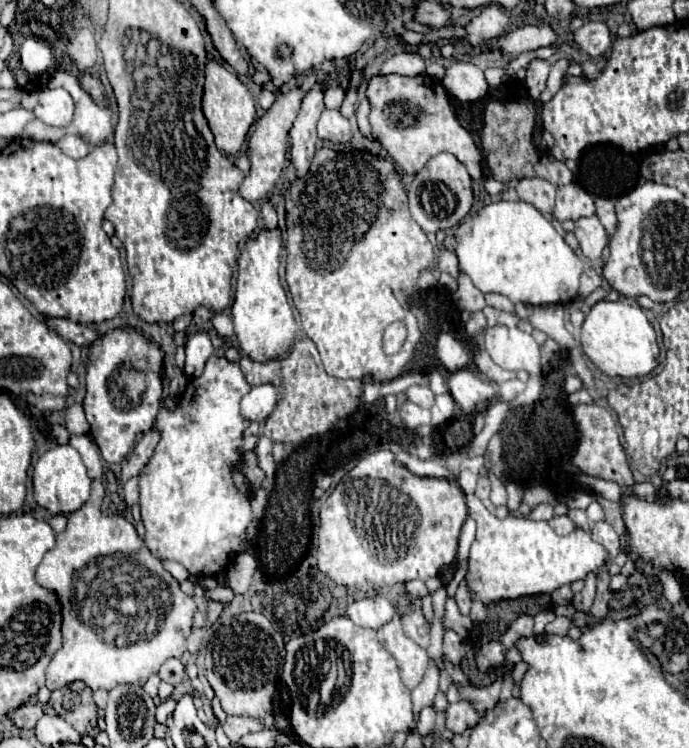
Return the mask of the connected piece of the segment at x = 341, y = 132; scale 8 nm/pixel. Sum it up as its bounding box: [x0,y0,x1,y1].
[317,113,351,145]

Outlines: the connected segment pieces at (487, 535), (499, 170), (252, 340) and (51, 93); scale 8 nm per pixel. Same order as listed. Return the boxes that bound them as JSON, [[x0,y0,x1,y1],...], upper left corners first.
[[467,495,607,605],[479,101,573,187],[231,227,297,361],[37,89,73,127]]

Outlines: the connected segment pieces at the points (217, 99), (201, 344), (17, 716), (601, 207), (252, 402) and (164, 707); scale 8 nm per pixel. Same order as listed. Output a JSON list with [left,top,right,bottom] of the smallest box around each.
[[203,61,255,155],[185,333,213,377],[11,705,43,729],[595,197,617,235],[241,383,277,421],[156,697,177,723]]

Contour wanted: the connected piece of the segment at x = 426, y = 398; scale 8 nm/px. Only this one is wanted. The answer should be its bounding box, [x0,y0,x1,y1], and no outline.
[405,385,433,407]

